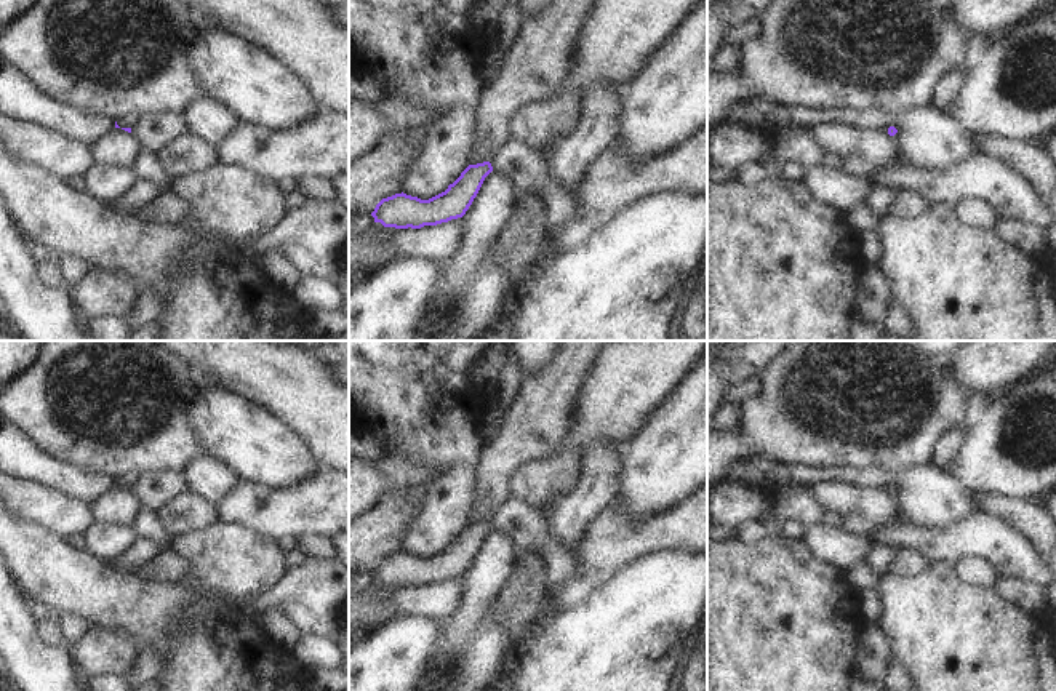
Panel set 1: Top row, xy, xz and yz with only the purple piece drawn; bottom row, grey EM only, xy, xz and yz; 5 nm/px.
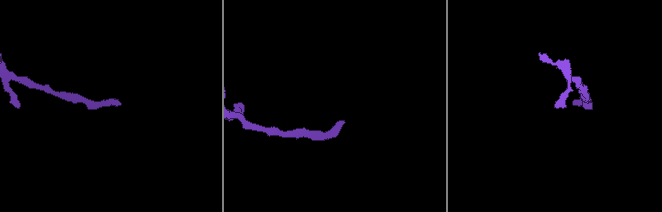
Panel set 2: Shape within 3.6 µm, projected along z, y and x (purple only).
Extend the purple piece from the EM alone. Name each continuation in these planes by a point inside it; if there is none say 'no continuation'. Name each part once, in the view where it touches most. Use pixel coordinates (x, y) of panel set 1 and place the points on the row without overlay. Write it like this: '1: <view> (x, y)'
1: xz (525, 525)

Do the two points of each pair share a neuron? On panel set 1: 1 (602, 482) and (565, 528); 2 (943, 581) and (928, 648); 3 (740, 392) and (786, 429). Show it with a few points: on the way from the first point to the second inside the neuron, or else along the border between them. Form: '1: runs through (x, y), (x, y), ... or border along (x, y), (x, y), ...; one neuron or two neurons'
1: runs through (592, 493), (568, 517); one neuron
2: runs through (938, 597), (936, 632); one neuron
3: border along (762, 376), (760, 387), (740, 402); two neurons

